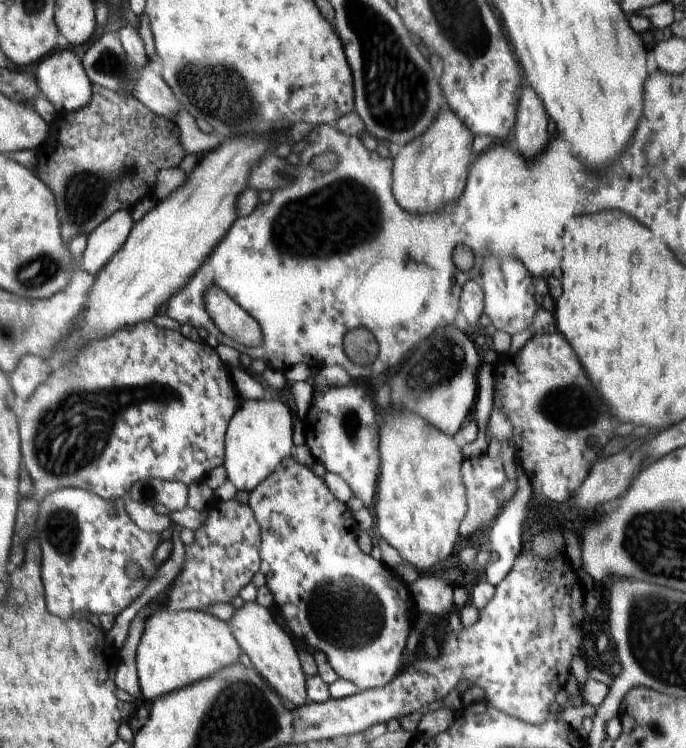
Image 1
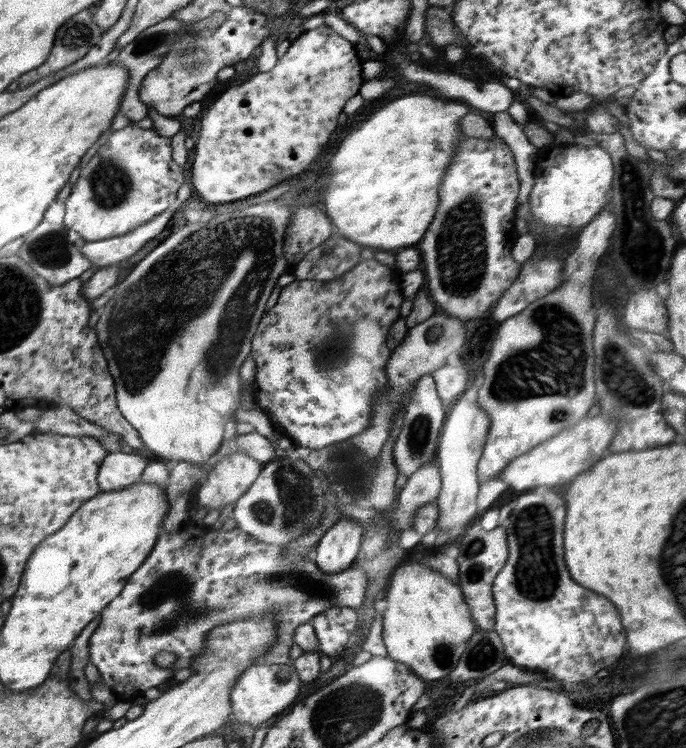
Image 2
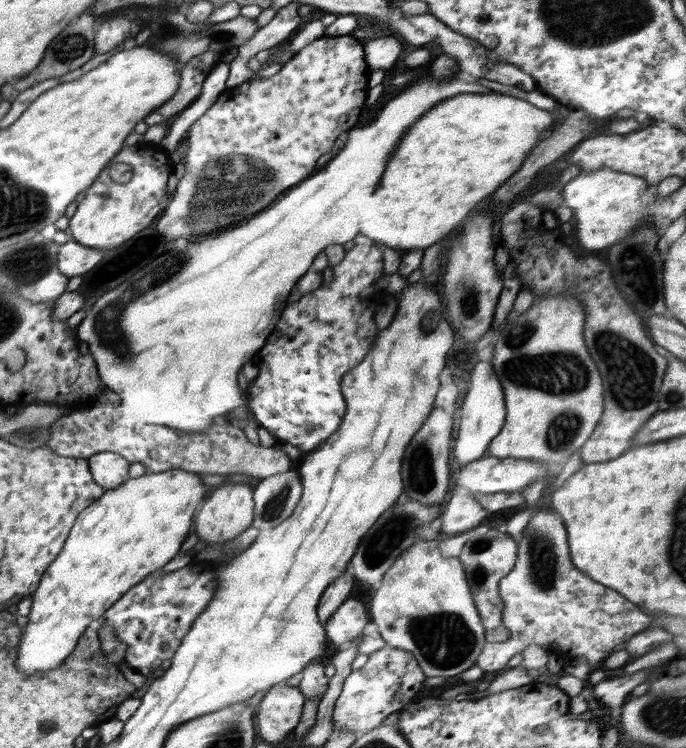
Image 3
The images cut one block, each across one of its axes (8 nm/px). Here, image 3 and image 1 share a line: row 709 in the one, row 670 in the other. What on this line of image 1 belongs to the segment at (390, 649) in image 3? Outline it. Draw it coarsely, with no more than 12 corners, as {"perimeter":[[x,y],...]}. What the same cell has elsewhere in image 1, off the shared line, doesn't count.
{"perimeter":[[293,454],[249,493],[282,625],[361,691],[418,612]]}

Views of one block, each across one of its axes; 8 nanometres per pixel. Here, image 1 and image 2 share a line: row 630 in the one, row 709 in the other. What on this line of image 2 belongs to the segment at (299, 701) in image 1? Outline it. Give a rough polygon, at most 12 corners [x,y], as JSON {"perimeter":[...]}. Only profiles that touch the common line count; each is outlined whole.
{"perimeter":[[292,663],[252,666],[231,714],[256,728],[283,714],[301,684]]}

